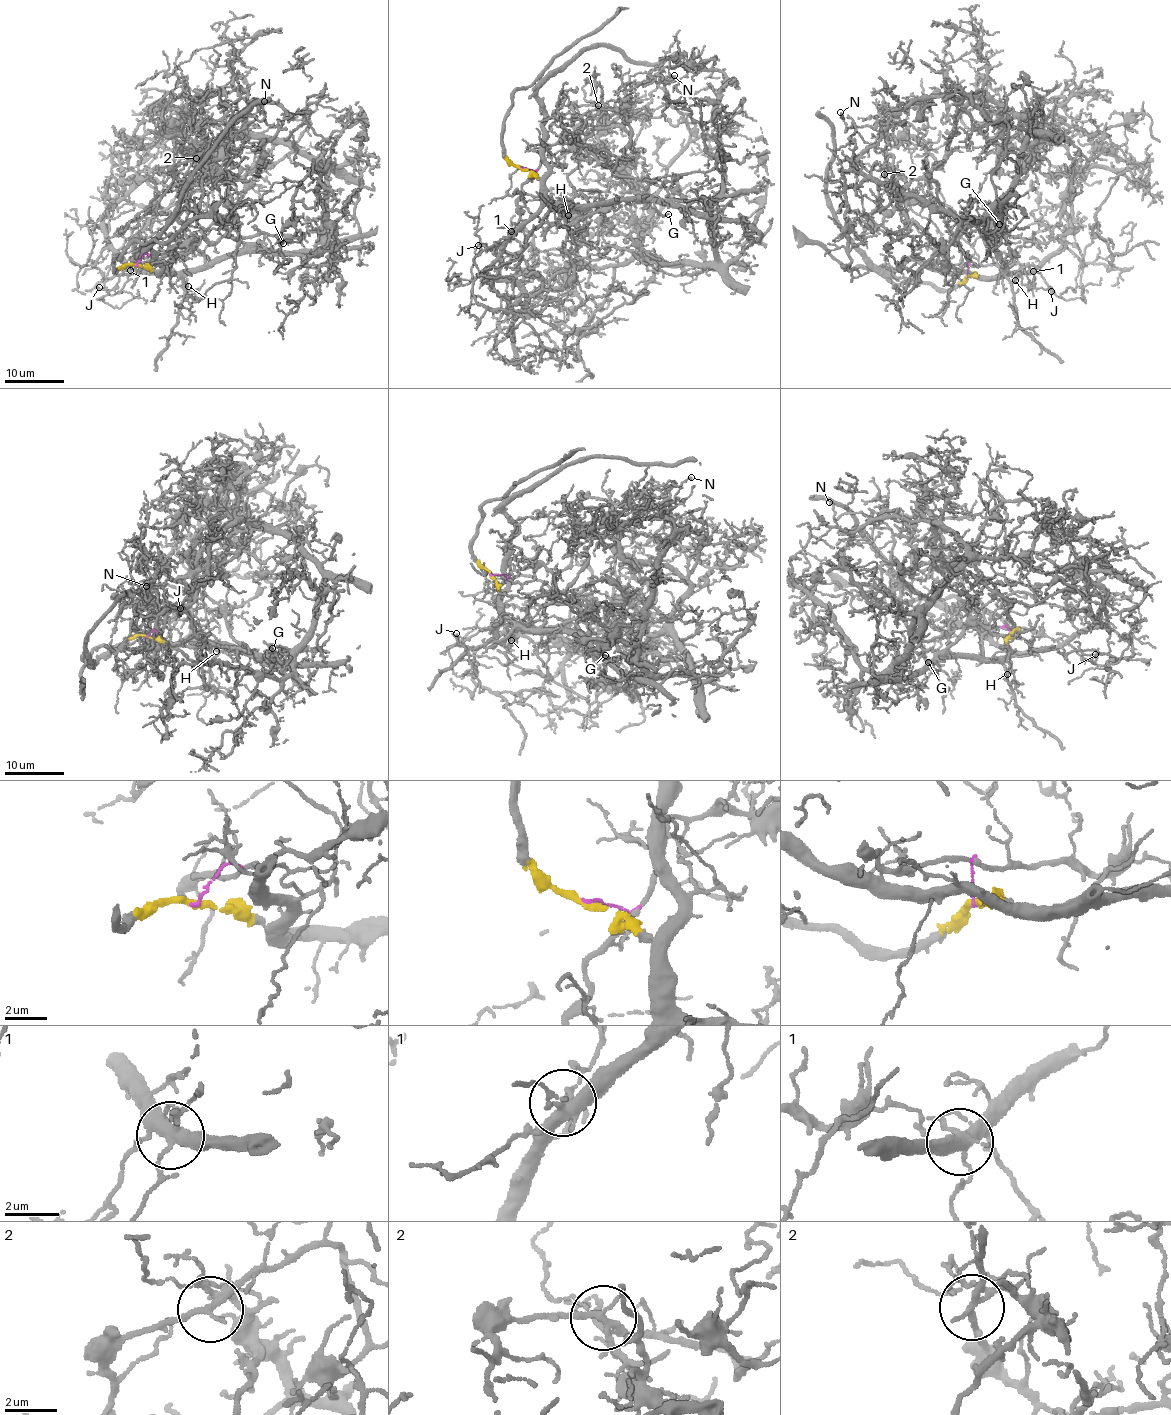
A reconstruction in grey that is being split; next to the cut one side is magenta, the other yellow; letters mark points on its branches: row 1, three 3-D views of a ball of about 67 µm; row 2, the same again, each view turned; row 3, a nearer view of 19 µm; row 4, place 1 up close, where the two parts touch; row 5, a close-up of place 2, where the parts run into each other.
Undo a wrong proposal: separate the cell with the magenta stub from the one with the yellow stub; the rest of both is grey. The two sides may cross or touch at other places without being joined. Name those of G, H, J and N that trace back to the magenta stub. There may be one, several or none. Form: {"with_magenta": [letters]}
{"with_magenta": []}

